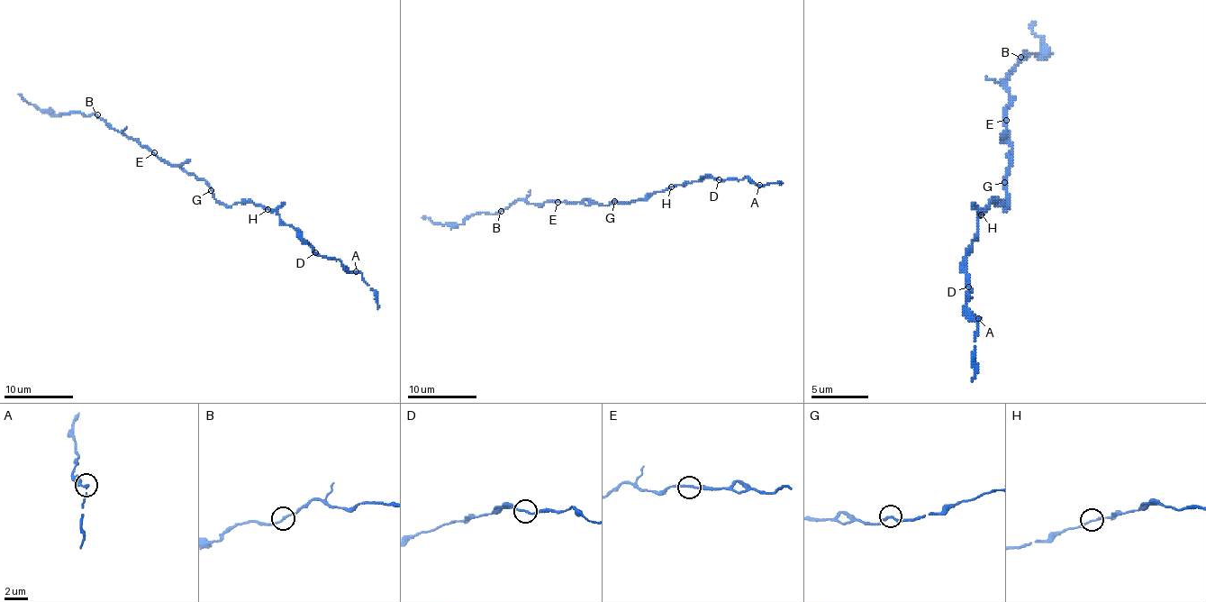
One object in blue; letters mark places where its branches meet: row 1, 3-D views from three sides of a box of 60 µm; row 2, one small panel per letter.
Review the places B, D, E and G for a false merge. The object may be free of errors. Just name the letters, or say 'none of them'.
none of them

